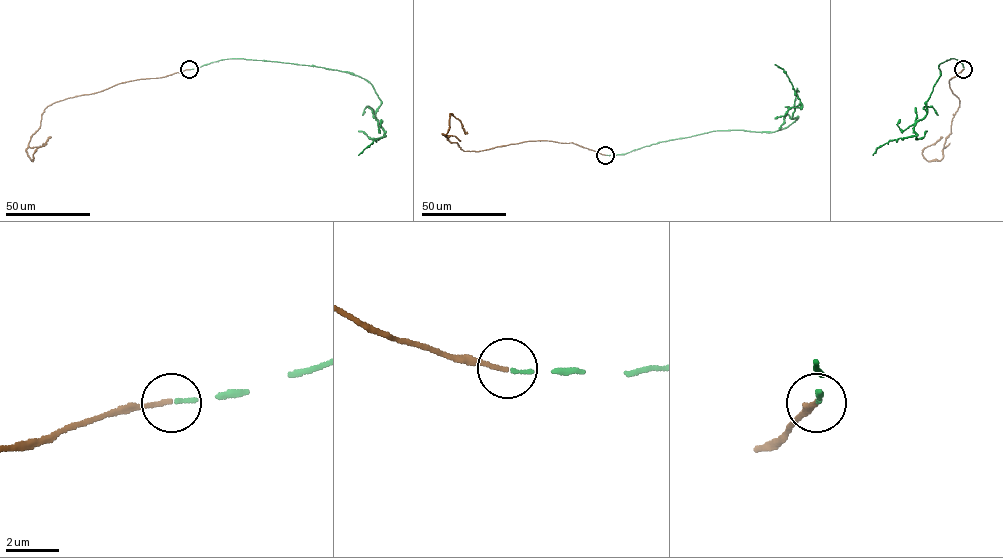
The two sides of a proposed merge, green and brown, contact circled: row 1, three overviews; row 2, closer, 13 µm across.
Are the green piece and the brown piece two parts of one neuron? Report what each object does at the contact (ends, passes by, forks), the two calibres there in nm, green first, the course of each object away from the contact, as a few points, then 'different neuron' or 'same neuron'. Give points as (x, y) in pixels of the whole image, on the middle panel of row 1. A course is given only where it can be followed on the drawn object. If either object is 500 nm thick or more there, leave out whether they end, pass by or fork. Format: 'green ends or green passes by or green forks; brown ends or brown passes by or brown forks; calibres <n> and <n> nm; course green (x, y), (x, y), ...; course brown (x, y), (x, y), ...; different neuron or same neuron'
green ends; brown ends; calibres 140 and 160 nm; course green (605, 155), (623, 154), (714, 131), (783, 129), (797, 118), (792, 114), (801, 103), (785, 72), (774, 64); course brown (605, 155), (572, 142), (548, 140), (465, 151), (443, 134), (448, 131), (450, 114), (459, 120), (468, 133); same neuron

